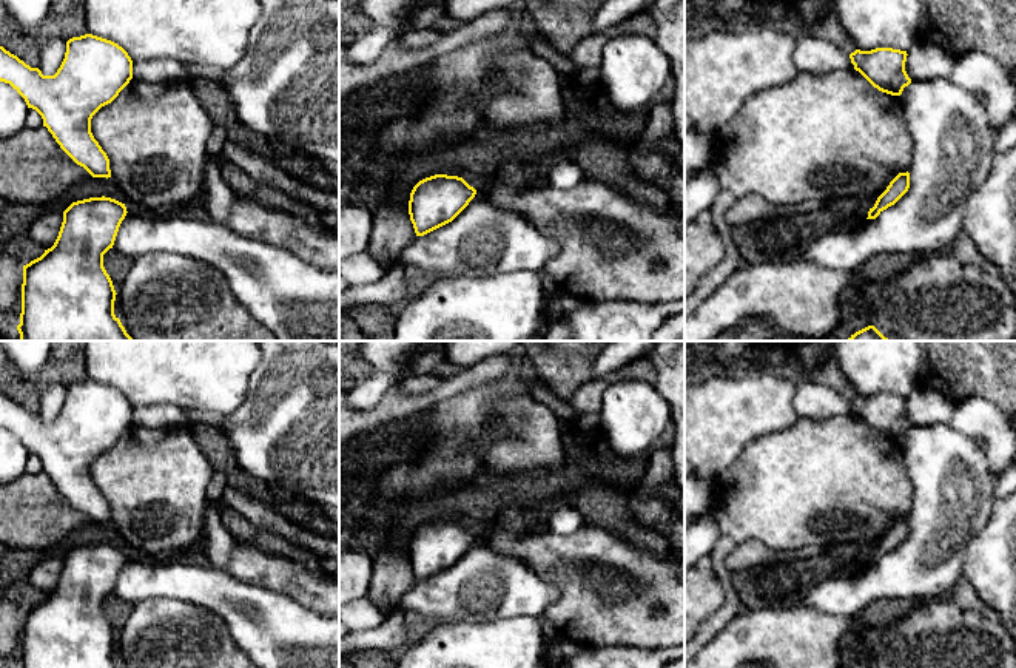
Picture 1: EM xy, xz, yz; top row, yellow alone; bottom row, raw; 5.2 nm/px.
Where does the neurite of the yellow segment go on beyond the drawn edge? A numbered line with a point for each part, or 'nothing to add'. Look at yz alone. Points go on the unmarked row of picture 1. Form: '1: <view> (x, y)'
nothing to add

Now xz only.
nothing to add

